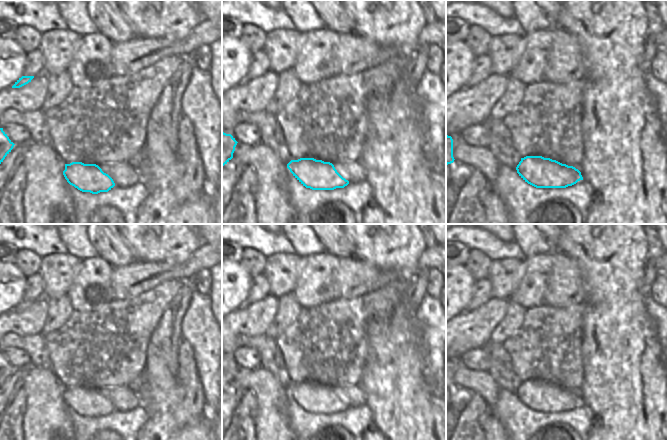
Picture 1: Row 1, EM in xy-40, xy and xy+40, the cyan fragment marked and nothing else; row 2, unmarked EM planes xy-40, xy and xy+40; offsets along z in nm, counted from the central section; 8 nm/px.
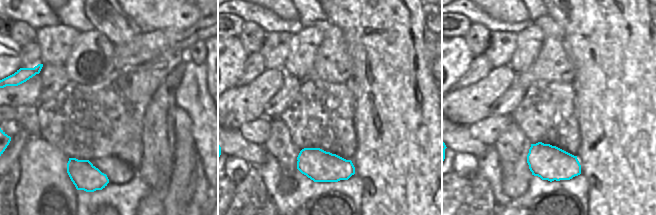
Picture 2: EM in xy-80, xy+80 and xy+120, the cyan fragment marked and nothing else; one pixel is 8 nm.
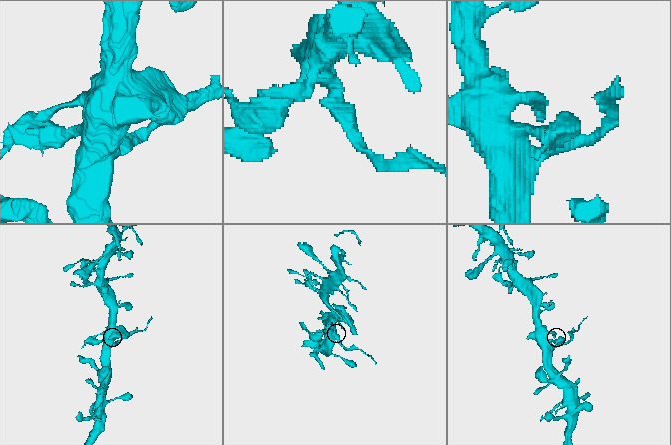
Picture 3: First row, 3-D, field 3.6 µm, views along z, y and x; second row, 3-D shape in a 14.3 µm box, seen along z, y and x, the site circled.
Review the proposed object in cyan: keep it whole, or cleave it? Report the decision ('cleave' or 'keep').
cleave

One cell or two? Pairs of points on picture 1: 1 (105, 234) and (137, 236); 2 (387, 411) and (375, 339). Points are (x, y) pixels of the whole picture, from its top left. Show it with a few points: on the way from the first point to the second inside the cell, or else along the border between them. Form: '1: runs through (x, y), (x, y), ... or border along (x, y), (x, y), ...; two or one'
1: border along (120, 234), (132, 251), (133, 256); two
2: runs through (387, 393), (387, 357); one

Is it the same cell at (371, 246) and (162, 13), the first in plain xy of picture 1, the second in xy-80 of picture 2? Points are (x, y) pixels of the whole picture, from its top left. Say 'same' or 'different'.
same

